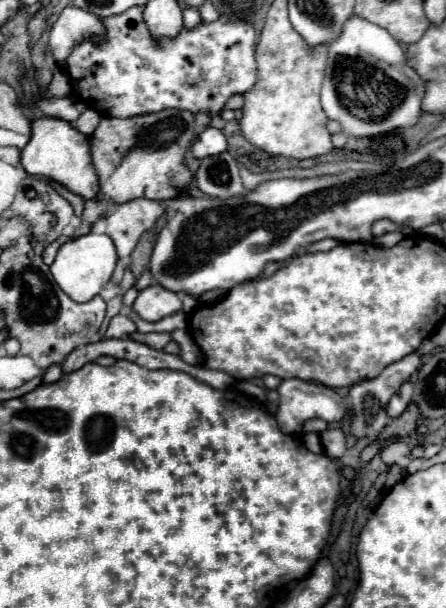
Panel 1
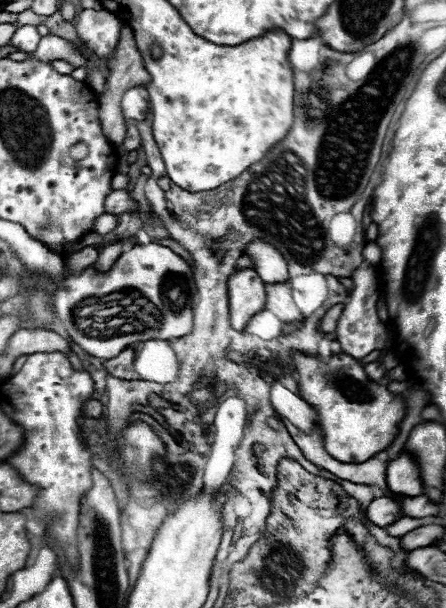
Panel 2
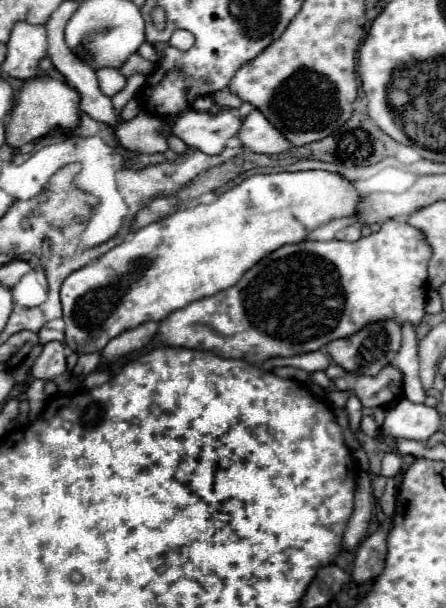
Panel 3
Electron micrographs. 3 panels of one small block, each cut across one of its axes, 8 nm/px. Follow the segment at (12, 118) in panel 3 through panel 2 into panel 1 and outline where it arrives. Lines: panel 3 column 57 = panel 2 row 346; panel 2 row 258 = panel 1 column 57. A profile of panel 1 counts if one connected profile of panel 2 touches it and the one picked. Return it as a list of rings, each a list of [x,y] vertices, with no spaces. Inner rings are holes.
[[[36,116],[30,120],[30,140],[20,150],[20,164],[30,176],[44,176],[52,182],[62,184],[66,190],[82,196],[84,200],[96,198],[98,176],[92,166],[90,138],[78,132],[70,122],[50,116]]]

